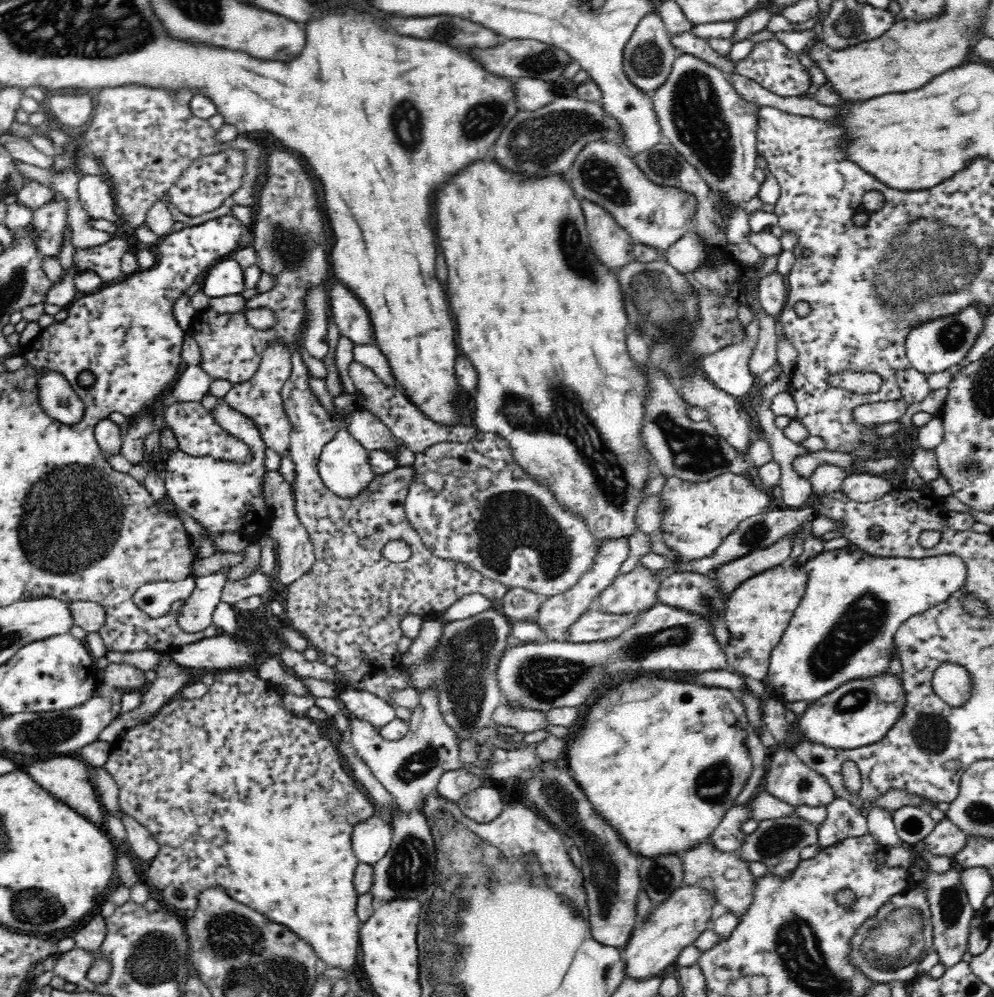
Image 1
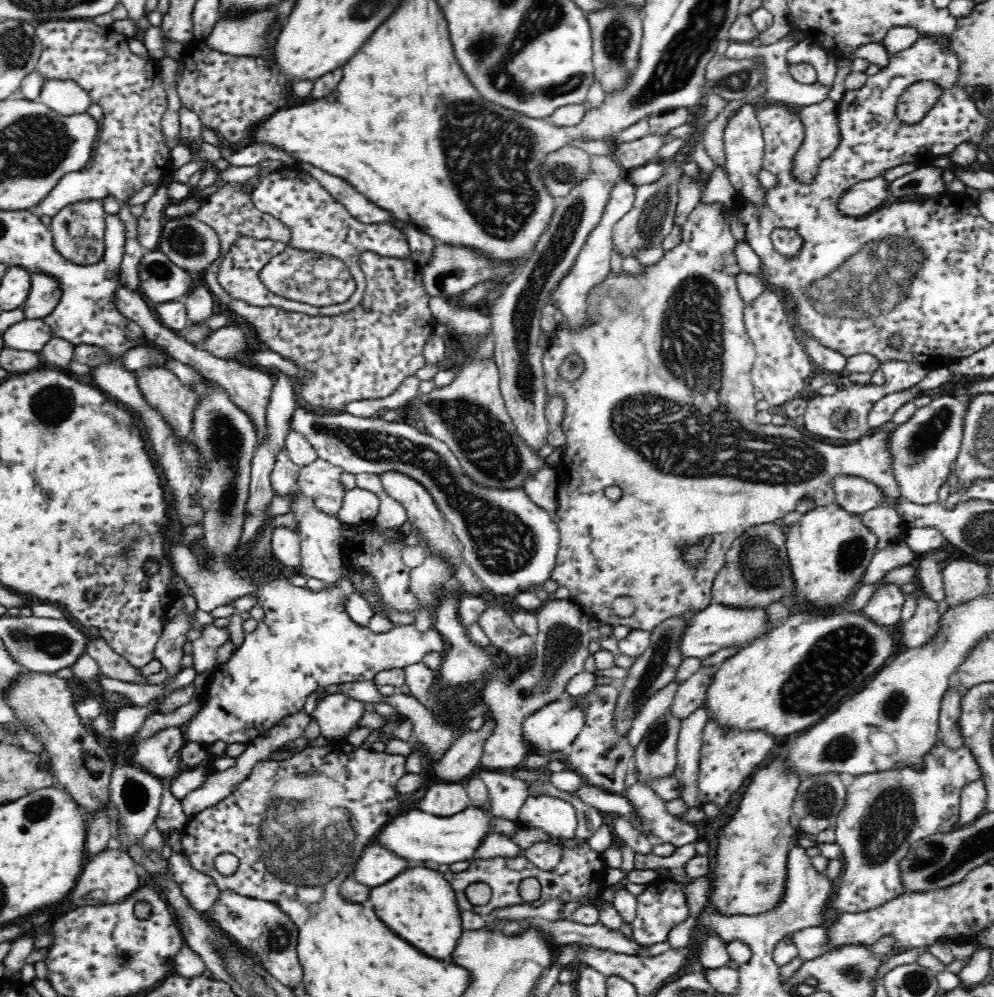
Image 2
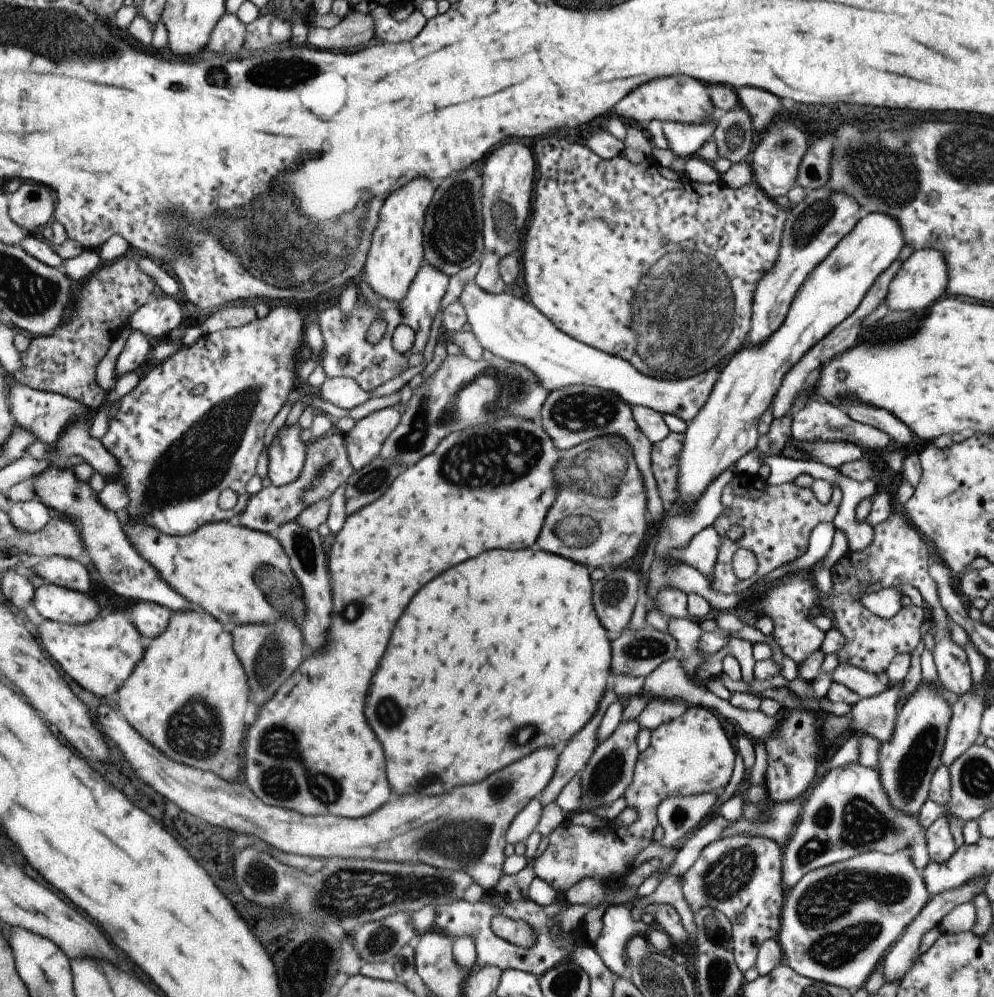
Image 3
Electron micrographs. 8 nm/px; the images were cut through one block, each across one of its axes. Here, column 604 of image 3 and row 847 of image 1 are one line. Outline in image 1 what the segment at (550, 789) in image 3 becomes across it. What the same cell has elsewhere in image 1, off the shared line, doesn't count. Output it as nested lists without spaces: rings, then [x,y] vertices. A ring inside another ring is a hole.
[[[712,844],[696,846],[688,850],[686,854],[680,854],[680,858],[684,862],[684,884],[686,886],[694,886],[694,884],[700,884],[700,880],[710,878],[710,890],[714,890],[716,902],[722,902],[722,906],[726,906],[726,910],[736,916],[744,916],[744,912],[748,912],[752,898],[754,898],[752,896],[754,886],[756,886],[756,878],[748,870],[748,864],[750,864],[748,860],[742,860],[740,856],[732,852],[720,852]]]

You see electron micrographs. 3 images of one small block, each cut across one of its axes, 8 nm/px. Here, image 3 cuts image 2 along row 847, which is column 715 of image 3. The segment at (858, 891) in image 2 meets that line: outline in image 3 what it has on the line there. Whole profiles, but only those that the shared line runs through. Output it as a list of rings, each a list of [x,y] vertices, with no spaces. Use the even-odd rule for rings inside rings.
[[[757,836],[719,838],[707,844],[679,878],[683,900],[689,904],[693,916],[701,908],[711,908],[723,912],[731,922],[731,948],[737,968],[745,972],[749,966],[755,966],[759,946],[765,940],[775,940],[779,934],[781,906],[785,900],[781,886],[781,848],[775,842]],[[737,912],[745,914],[741,924],[733,922]]]

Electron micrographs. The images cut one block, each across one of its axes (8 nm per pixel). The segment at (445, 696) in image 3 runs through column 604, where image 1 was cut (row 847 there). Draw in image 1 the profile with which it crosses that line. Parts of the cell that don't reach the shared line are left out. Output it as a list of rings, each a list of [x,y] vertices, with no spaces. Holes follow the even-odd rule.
[[[640,676],[634,682],[622,682],[614,688],[610,688],[602,698],[596,700],[594,706],[590,706],[590,714],[586,716],[586,724],[576,734],[576,740],[570,744],[568,750],[568,764],[570,774],[580,786],[582,794],[586,794],[594,814],[602,816],[602,820],[612,824],[616,830],[620,842],[624,848],[628,848],[638,860],[640,858],[660,858],[660,856],[680,856],[696,846],[704,846],[712,840],[712,836],[718,832],[718,826],[726,818],[726,812],[732,808],[732,802],[738,800],[742,790],[746,788],[752,772],[754,772],[754,760],[750,756],[750,750],[746,748],[746,728],[748,728],[748,712],[742,704],[740,696],[724,690],[724,688],[712,688],[712,686],[696,686],[686,682],[674,682],[674,680],[662,680],[654,676]]]

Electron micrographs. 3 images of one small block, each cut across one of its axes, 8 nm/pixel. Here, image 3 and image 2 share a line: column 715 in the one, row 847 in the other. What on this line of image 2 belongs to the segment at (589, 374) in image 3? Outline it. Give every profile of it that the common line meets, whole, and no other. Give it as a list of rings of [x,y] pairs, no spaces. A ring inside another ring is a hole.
[[[372,844],[370,848],[366,848],[360,854],[358,862],[352,868],[352,876],[348,876],[348,878],[356,880],[362,886],[376,888],[376,886],[382,886],[388,880],[392,880],[402,870],[404,870],[402,860],[390,856],[382,846]]]

